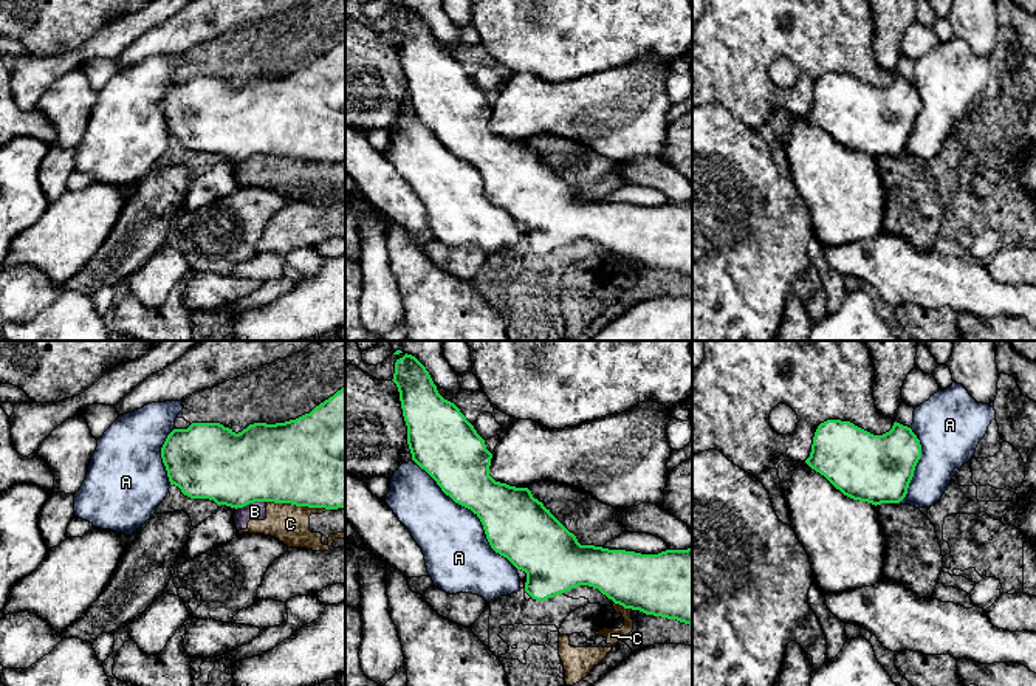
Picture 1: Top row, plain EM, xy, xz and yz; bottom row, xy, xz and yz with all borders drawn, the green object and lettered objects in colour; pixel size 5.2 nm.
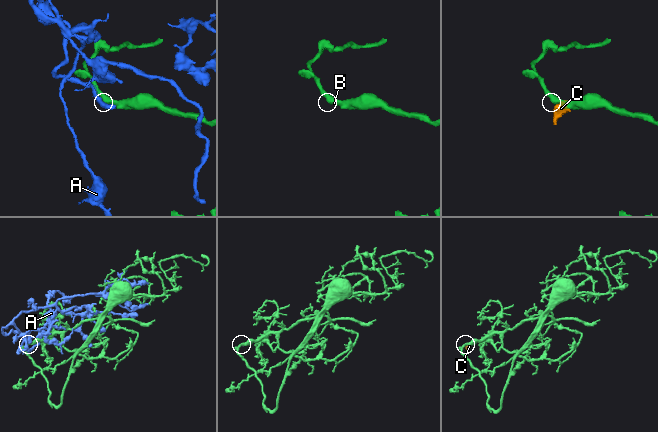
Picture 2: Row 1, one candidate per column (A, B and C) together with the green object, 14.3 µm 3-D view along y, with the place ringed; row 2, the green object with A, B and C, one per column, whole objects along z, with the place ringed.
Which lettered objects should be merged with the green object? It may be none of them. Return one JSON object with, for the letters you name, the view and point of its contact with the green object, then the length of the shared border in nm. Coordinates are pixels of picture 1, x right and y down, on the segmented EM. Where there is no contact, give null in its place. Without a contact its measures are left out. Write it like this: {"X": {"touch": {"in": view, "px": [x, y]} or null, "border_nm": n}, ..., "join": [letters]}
{"A": {"touch": {"in": "xz", "px": [473, 511]}, "border_nm": 800}, "join": ["A"]}

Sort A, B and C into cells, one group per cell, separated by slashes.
A / B C

